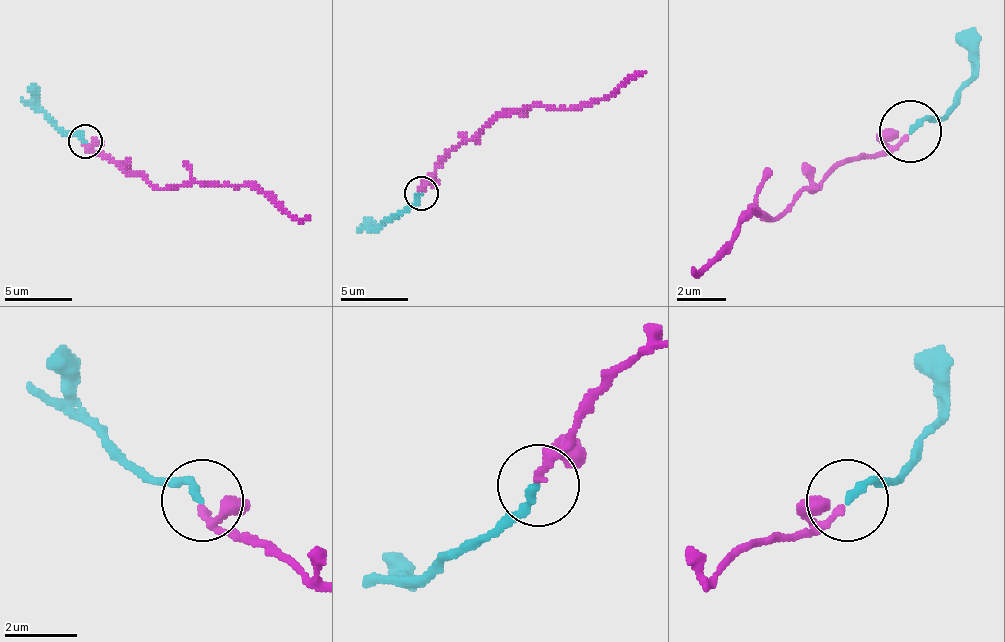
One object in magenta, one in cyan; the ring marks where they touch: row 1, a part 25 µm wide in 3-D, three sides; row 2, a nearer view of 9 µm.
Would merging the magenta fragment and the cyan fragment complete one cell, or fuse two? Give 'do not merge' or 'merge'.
merge

